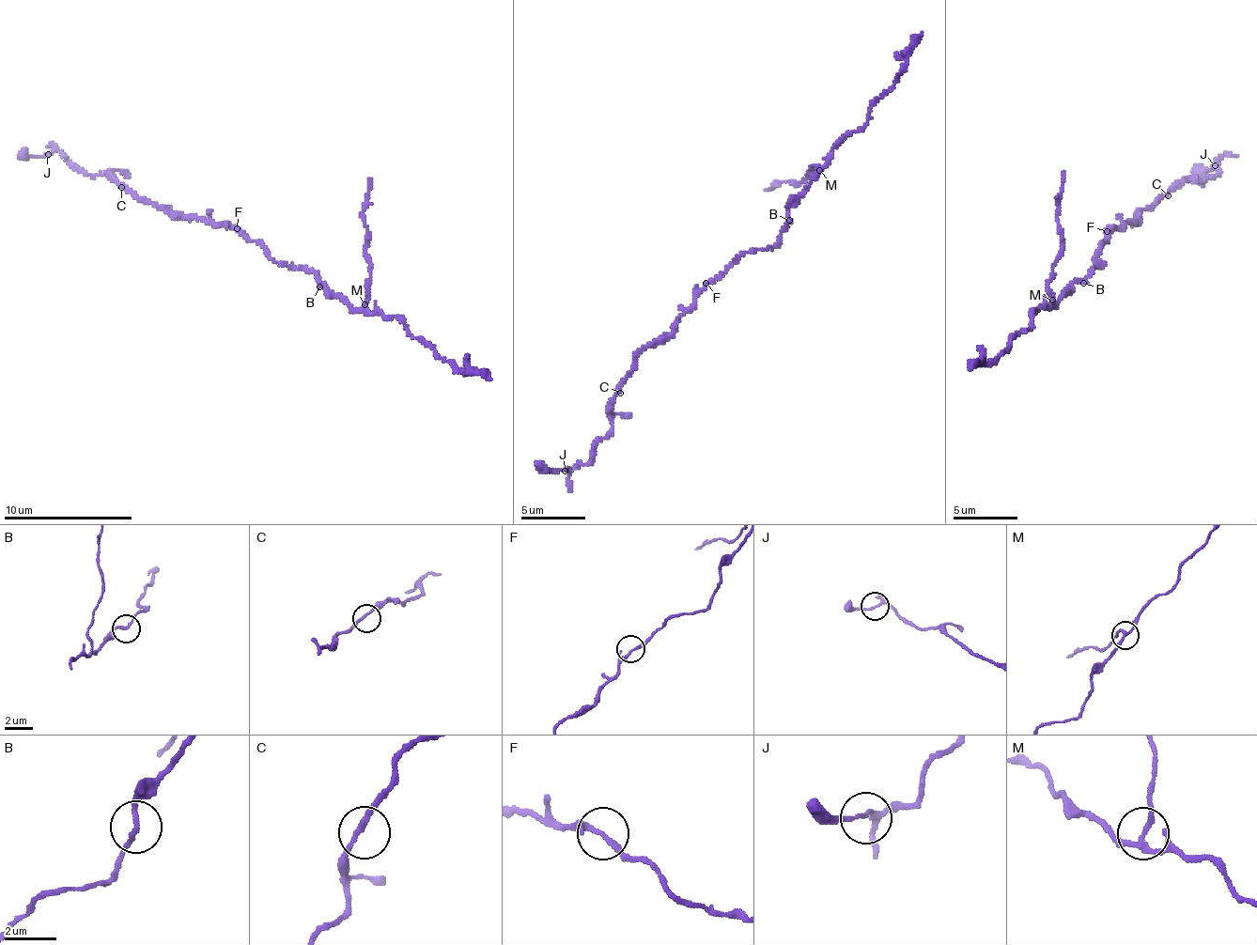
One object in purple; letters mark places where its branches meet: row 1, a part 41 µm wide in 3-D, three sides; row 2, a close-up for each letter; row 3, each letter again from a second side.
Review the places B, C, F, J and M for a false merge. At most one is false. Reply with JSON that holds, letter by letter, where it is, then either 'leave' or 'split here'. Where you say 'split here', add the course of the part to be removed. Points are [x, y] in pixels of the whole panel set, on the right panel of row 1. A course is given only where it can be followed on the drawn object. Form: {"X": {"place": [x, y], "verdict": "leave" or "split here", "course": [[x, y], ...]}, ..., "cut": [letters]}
{"B": {"place": [1083, 283], "verdict": "leave"}, "C": {"place": [1168, 195], "verdict": "leave"}, "F": {"place": [1107, 231], "verdict": "leave"}, "J": {"place": [1215, 165], "verdict": "leave"}, "M": {"place": [1052, 300], "verdict": "split here", "course": [[1052, 301], [1048, 281], [1061, 249], [1060, 198], [1064, 172]]}, "cut": ["M"]}

